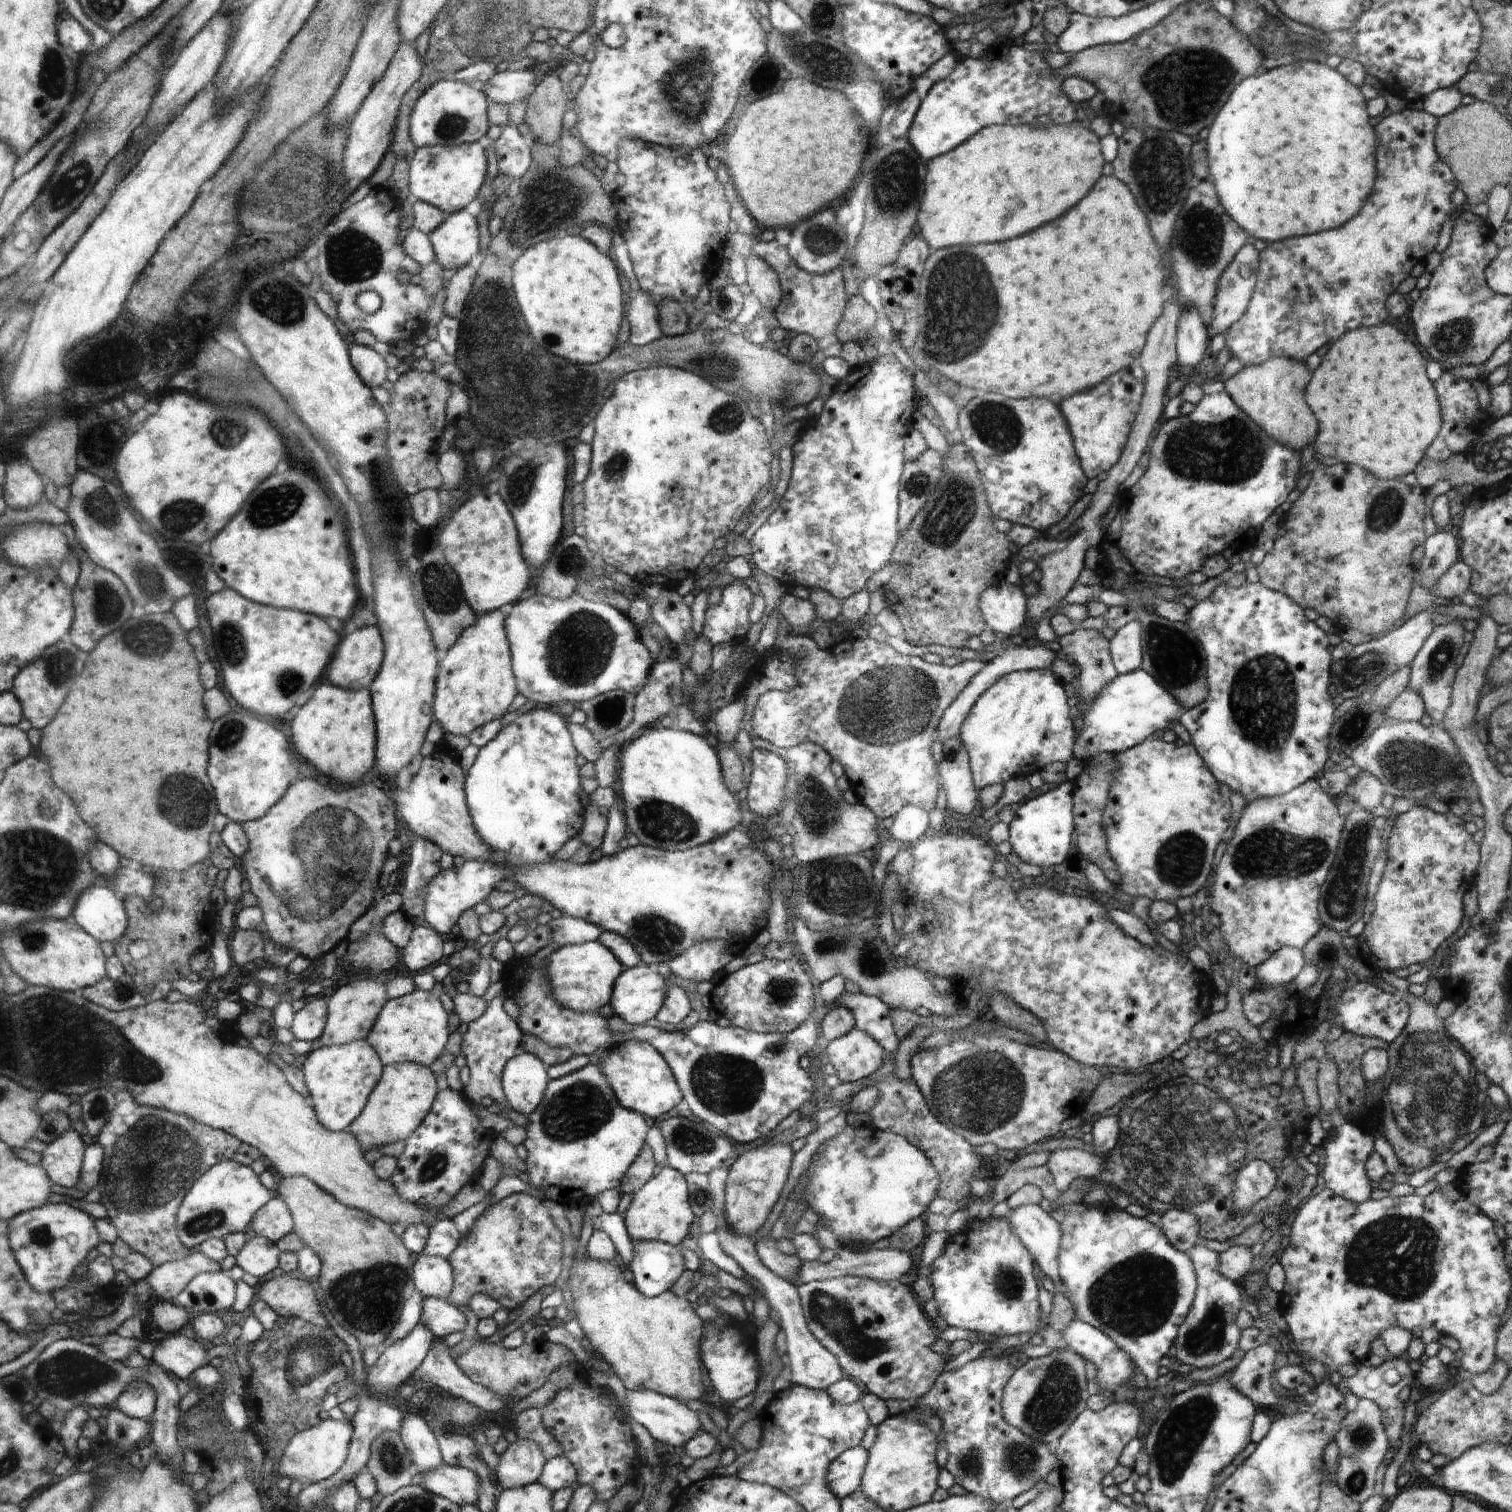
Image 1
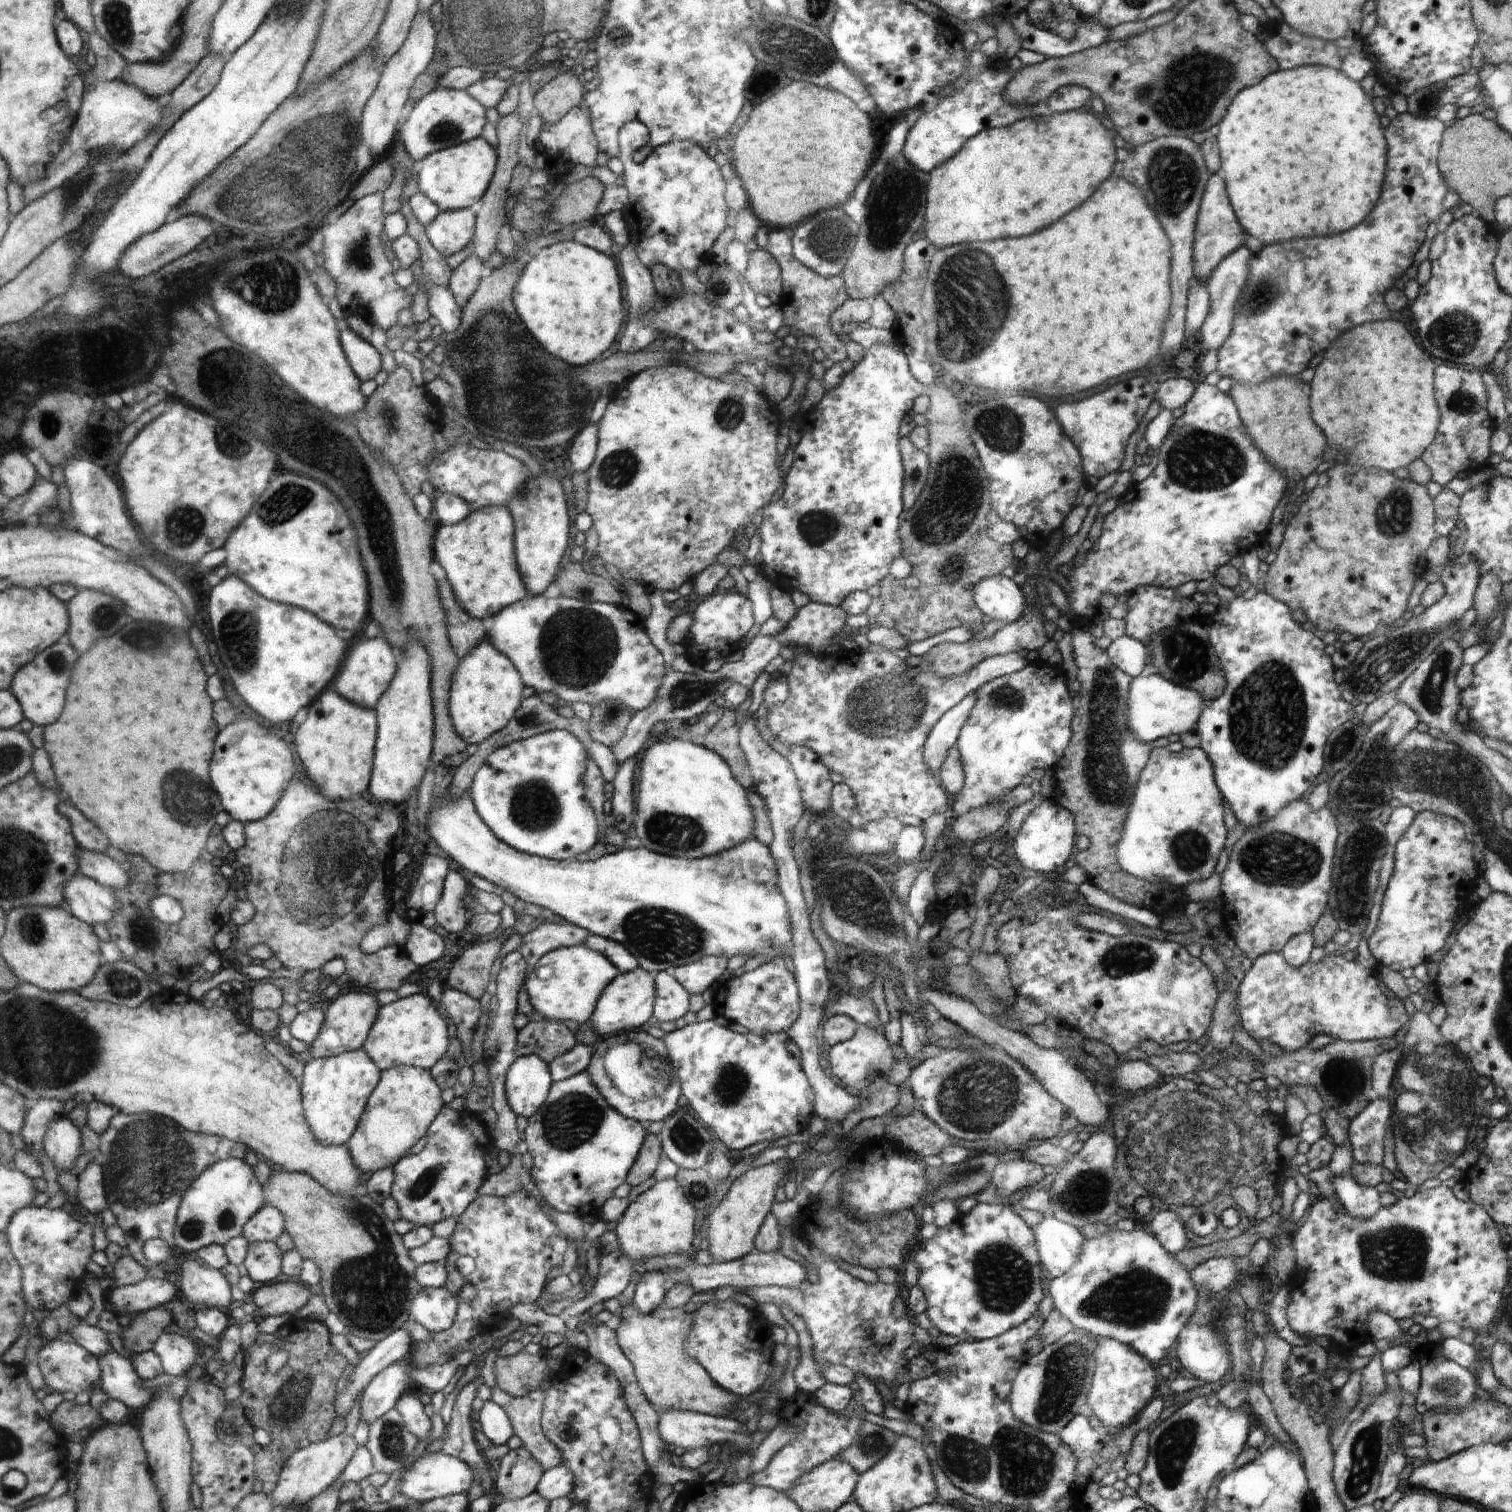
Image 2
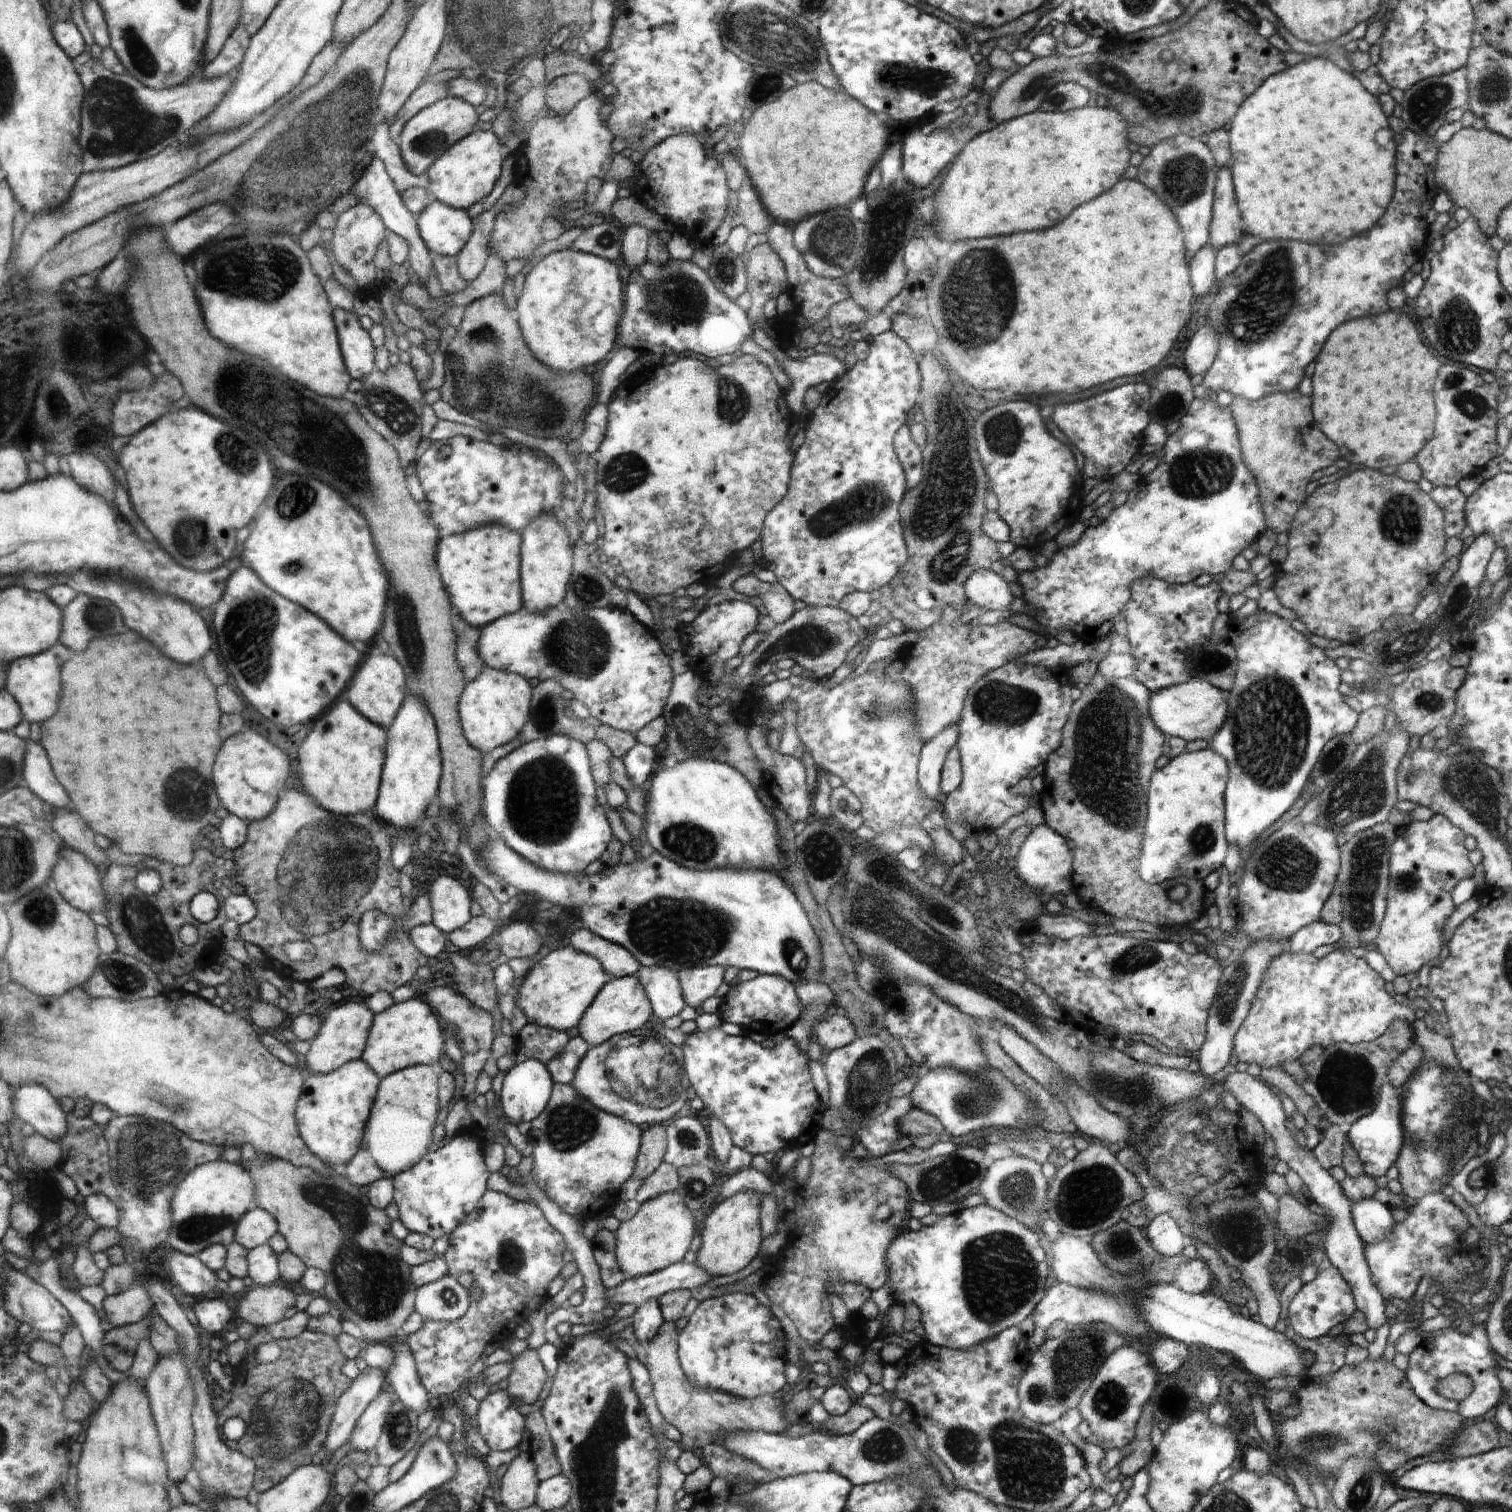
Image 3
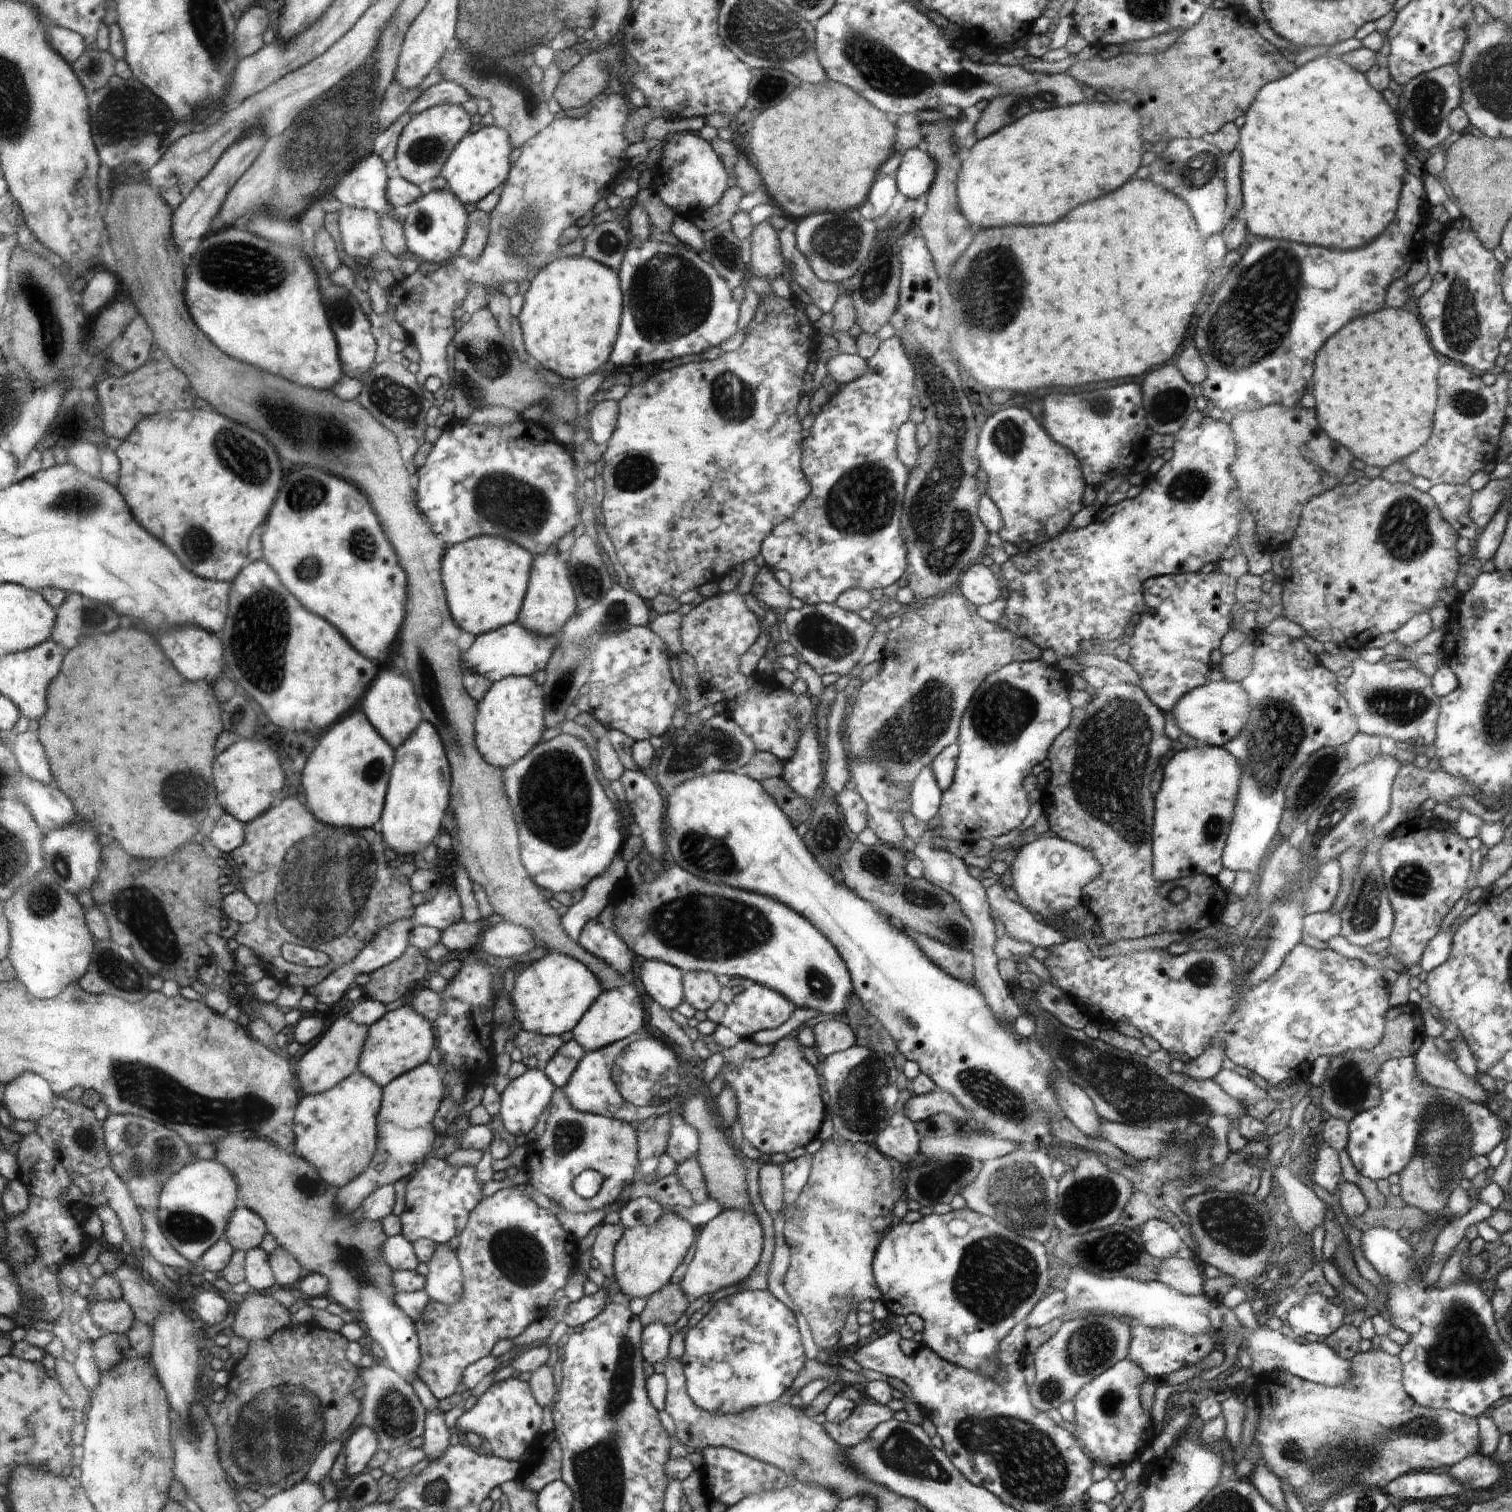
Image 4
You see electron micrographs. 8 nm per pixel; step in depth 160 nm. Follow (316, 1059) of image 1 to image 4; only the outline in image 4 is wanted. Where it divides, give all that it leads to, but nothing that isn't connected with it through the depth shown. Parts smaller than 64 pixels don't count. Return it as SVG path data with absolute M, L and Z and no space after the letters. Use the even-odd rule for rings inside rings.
M360 1069L329 1091L304 1095L294 1115L294 1148L291 1152L306 1159L329 1185L341 1189L361 1175L377 1151L377 1116L384 1088Z

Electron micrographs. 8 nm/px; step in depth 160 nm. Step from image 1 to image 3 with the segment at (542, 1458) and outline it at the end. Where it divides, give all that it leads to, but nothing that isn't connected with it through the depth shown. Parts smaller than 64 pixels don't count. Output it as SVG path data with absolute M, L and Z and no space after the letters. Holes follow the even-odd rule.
M526 1447L508 1464L506 1473L497 1487L496 1498L500 1506L516 1511L536 1503L540 1480L536 1464Z

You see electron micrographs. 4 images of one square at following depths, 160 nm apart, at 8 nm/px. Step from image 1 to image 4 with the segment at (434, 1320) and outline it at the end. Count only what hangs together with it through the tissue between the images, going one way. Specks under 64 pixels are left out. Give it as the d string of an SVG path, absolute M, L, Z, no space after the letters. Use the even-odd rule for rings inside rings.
M447 1243L438 1245L432 1258L428 1262L428 1275L425 1277L426 1294L430 1300L442 1302L444 1304L452 1304L456 1300L460 1300L463 1295L463 1272L460 1261L456 1253L452 1251Z

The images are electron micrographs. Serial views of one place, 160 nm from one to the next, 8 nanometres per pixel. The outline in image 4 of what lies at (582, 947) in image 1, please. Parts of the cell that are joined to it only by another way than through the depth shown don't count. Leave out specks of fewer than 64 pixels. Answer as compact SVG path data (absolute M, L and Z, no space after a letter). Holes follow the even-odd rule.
M548 952L543 958L517 968L517 977L511 992L511 1000L515 1008L515 1018L521 1028L540 1034L564 1034L570 1032L580 1022L586 1011L602 994L603 986L600 978L581 961L562 953Z

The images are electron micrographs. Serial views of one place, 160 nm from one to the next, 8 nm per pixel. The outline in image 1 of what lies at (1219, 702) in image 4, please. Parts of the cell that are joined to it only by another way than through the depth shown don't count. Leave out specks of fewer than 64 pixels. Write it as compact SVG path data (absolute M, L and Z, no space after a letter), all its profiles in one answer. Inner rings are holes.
M1140 668L1119 674L1102 689L1091 708L1084 710L1083 729L1078 733L1074 758L1084 762L1100 755L1128 751L1144 742L1156 730L1172 728L1182 712L1184 708L1179 700L1145 670Z

